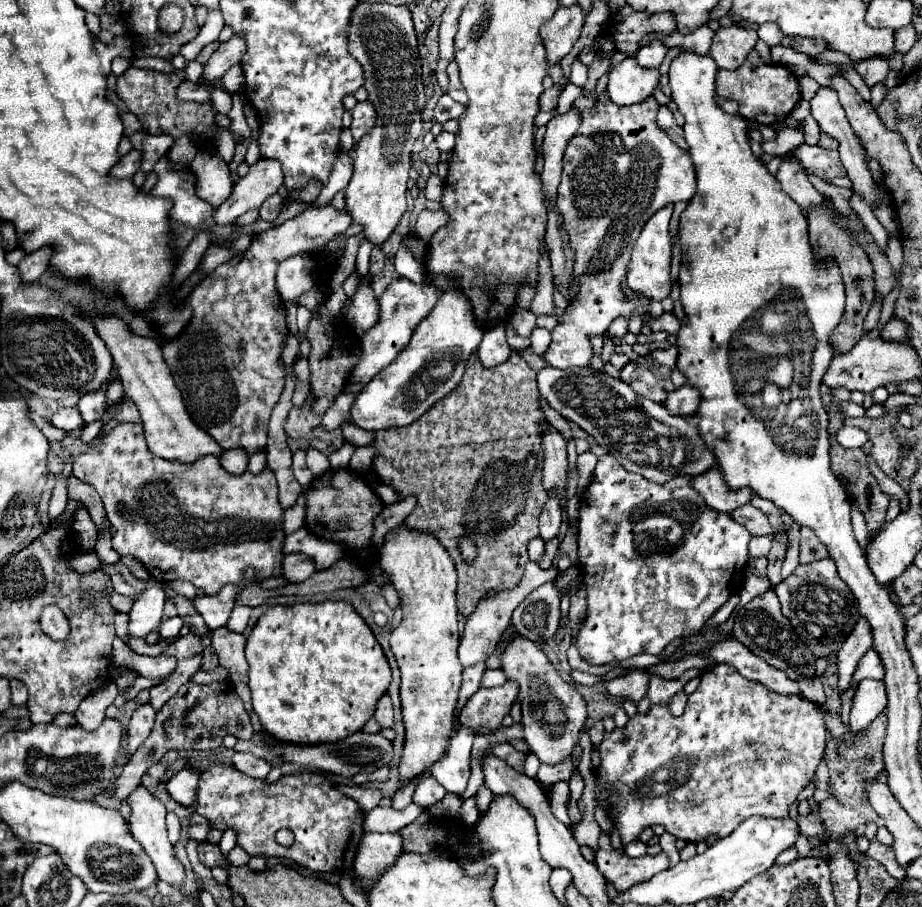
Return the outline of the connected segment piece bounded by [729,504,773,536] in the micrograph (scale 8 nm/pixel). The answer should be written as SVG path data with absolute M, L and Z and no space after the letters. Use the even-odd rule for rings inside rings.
M745 504L745 506L737 508L735 512L729 512L729 516L731 516L735 522L743 524L743 526L745 526L751 534L755 534L755 536L761 536L761 534L773 536L773 528L769 526L767 516L765 516L761 510L753 508L751 504Z

